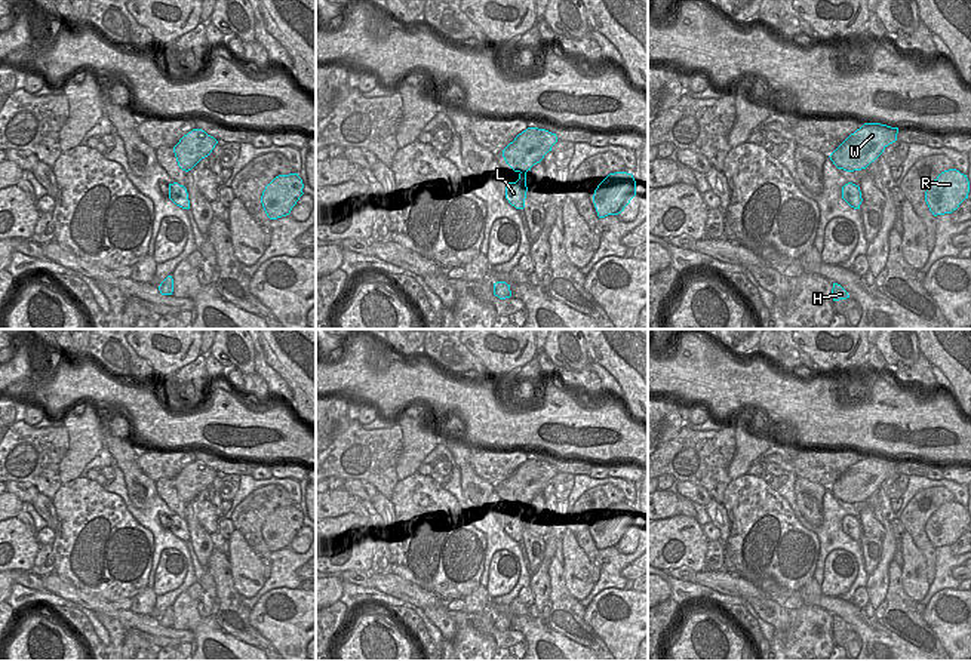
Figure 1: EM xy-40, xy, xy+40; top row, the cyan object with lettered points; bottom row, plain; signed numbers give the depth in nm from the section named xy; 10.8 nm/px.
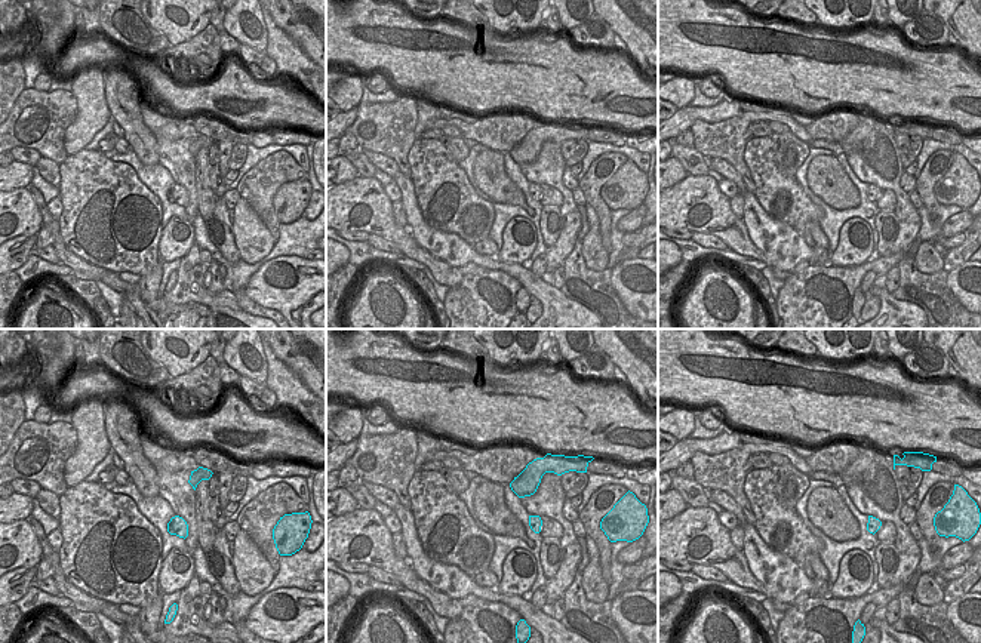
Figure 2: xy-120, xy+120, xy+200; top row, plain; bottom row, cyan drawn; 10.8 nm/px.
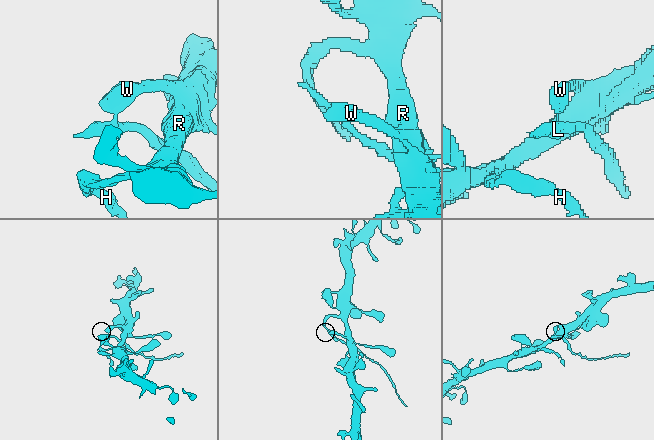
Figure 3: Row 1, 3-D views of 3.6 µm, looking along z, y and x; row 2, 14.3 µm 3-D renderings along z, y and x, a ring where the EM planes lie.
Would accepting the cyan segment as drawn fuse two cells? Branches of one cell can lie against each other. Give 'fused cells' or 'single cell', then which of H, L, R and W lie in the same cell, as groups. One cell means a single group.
fused cells; groups H R W / L

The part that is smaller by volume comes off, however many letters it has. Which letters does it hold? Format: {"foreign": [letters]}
{"foreign": ["L"]}

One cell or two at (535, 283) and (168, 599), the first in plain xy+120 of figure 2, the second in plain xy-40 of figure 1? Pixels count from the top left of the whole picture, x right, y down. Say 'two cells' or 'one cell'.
two cells

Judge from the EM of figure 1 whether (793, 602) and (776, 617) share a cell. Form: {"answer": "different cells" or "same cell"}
{"answer": "different cells"}

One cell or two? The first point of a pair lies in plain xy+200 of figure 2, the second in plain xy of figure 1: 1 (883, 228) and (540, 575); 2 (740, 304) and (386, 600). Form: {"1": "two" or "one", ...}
{"1": "two", "2": "two"}

